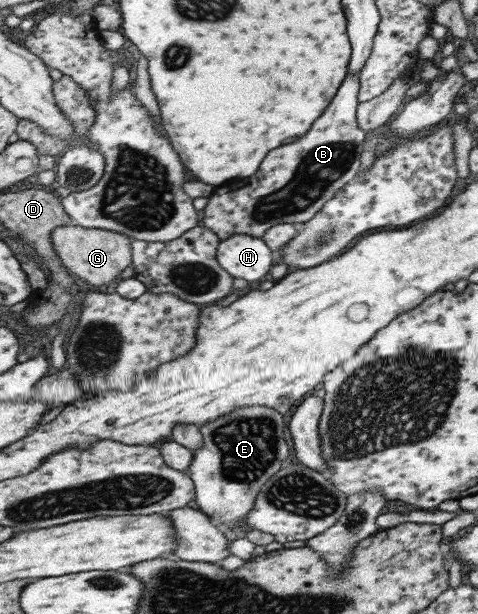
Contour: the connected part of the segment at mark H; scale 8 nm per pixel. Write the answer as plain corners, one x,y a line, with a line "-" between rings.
237,234
222,241
217,260
234,276
248,282
262,281
273,268
273,250
261,237

